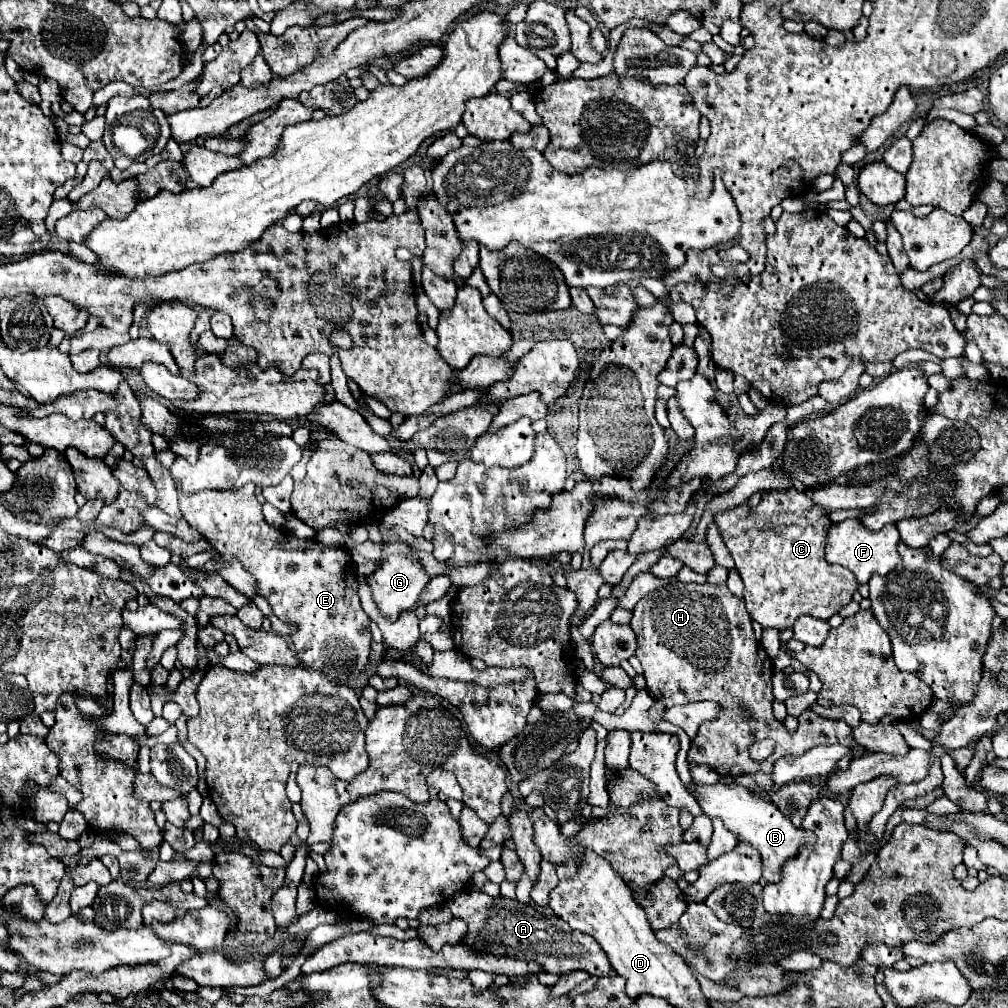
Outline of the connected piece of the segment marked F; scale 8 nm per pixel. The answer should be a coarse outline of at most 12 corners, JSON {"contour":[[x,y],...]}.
{"contour":[[831,525],[825,559],[859,583],[899,563],[895,525]]}

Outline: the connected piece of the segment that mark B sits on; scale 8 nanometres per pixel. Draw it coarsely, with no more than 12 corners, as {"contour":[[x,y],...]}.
{"contour":[[695,785],[705,815],[719,817],[761,853],[763,877],[813,845],[771,801],[747,787]]}

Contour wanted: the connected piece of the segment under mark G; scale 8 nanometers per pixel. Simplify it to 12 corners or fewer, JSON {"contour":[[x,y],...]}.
{"contour":[[415,549],[393,553],[367,577],[377,607],[395,621],[419,605],[431,575]]}

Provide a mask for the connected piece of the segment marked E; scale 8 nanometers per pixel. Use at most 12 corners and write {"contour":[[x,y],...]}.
{"contour":[[253,483],[193,495],[185,521],[299,627],[303,667],[367,667],[347,551],[263,519]]}

